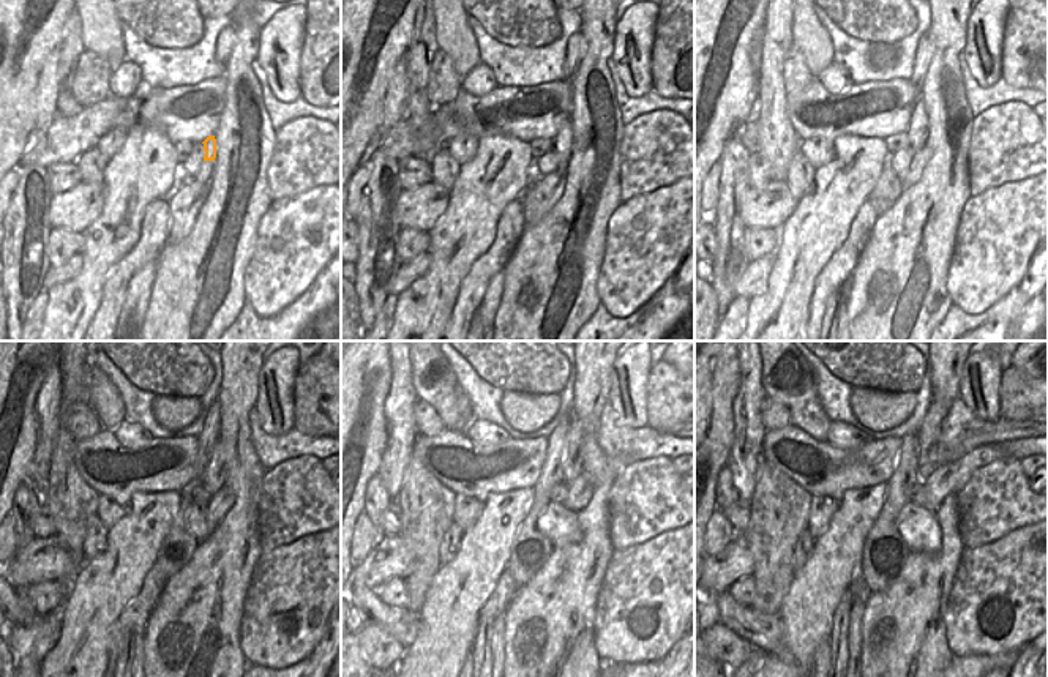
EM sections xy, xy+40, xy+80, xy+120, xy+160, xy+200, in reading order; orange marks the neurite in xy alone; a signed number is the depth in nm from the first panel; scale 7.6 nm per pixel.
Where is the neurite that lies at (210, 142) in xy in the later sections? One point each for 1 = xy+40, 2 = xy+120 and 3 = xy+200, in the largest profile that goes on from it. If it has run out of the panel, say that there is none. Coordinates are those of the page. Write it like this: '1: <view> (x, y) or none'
1: xy+40 (564, 139)
2: xy+120 (213, 478)
3: xy+200 (930, 433)

